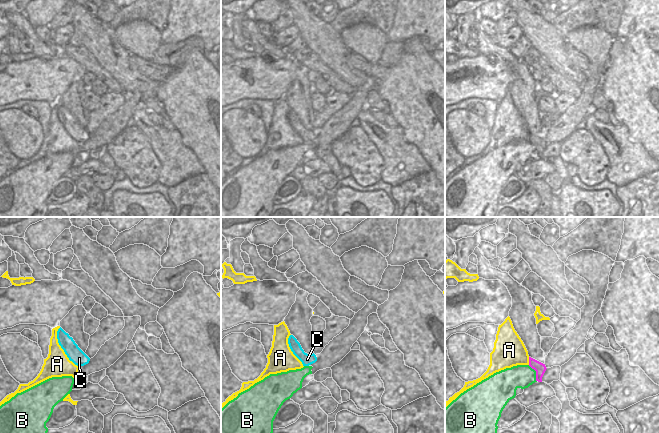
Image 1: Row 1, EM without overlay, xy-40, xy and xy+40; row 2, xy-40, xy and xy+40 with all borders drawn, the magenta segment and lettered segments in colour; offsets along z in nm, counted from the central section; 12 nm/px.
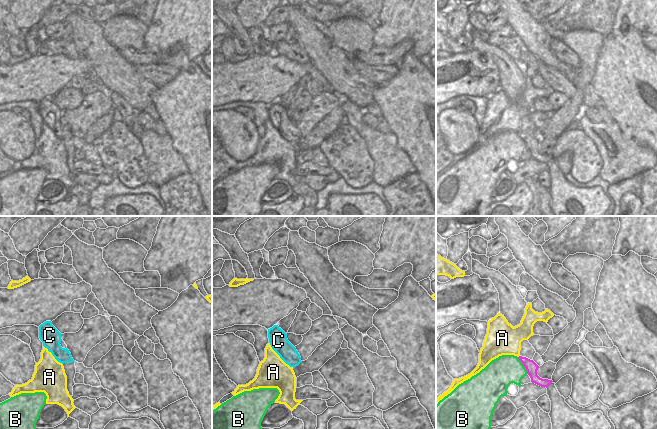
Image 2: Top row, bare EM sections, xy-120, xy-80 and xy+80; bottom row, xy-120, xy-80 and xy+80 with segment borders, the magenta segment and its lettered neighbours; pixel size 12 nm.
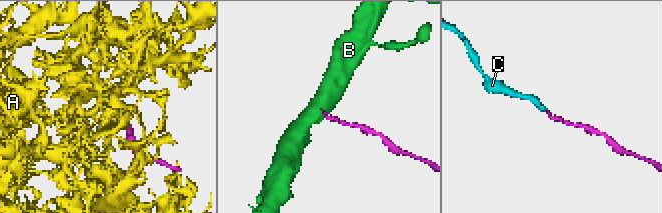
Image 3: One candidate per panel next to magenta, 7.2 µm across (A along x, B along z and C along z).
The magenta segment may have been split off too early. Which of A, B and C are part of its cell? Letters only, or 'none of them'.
C

